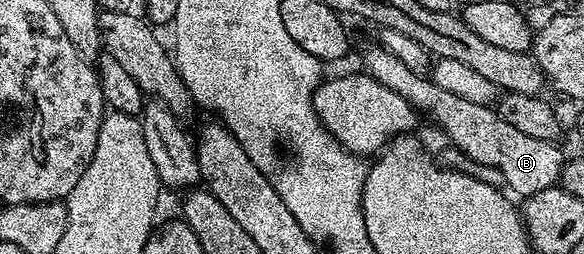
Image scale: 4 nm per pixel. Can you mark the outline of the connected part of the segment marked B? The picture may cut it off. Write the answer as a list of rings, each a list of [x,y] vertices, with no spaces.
[[[377,43],[371,45],[371,49],[362,57],[363,66],[361,65],[361,68],[366,76],[376,79],[376,83],[384,83],[384,87],[388,87],[388,91],[396,91],[396,95],[404,95],[404,99],[408,99],[408,103],[412,103],[414,108],[421,111],[425,116],[427,113],[446,132],[447,139],[468,160],[475,161],[478,165],[487,165],[490,169],[499,169],[502,172],[503,179],[510,184],[511,190],[509,189],[509,192],[511,194],[519,193],[519,198],[525,199],[545,189],[555,188],[559,184],[564,156],[562,157],[561,151],[557,149],[559,146],[555,142],[532,139],[531,136],[516,131],[515,127],[512,127],[511,124],[506,123],[501,118],[497,108],[481,105],[480,103],[468,103],[468,99],[460,99],[457,95],[451,95],[449,91],[436,87],[436,83],[430,80],[429,76],[408,71],[408,67],[404,67],[404,63],[400,63],[400,59],[396,59],[396,55],[392,55],[387,49],[383,49],[381,45]]]

